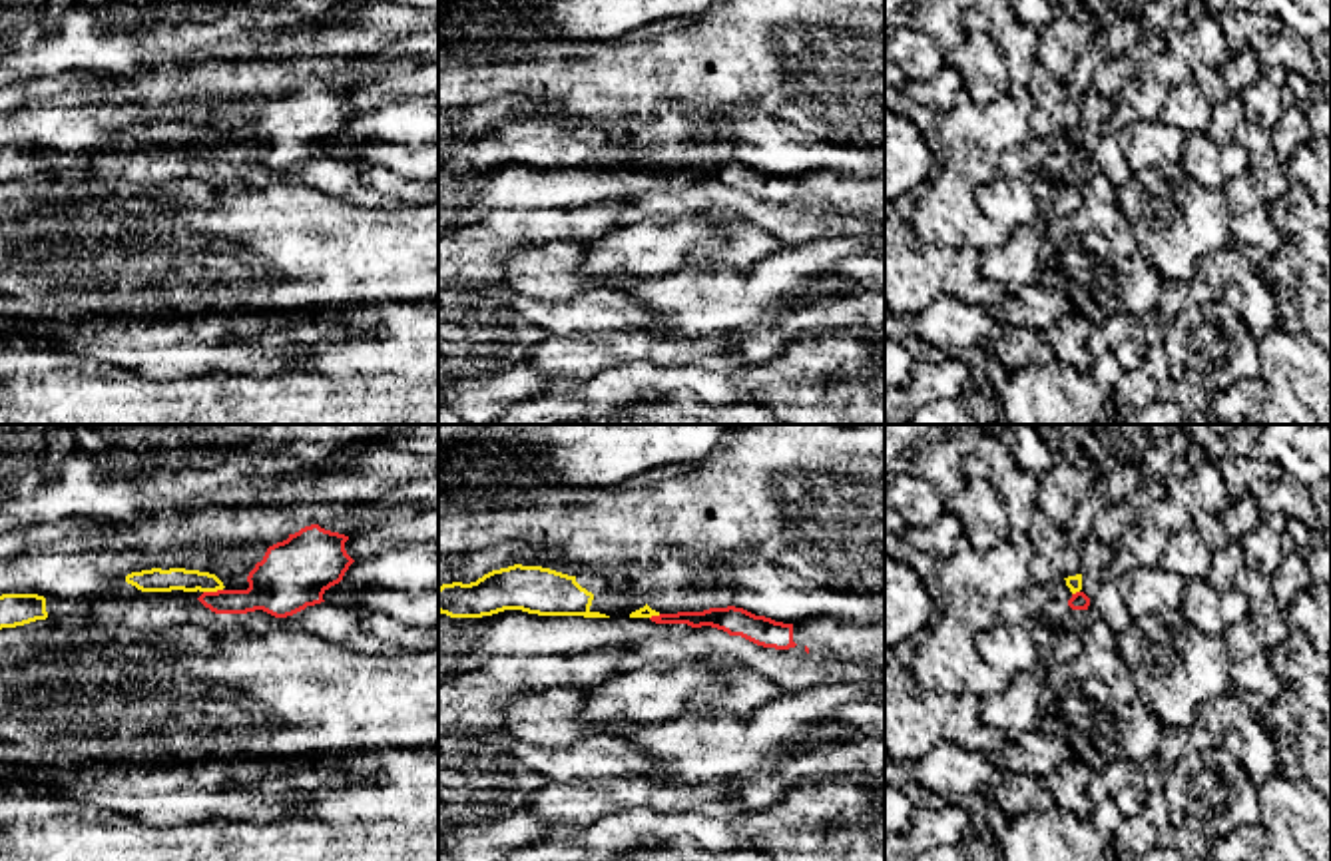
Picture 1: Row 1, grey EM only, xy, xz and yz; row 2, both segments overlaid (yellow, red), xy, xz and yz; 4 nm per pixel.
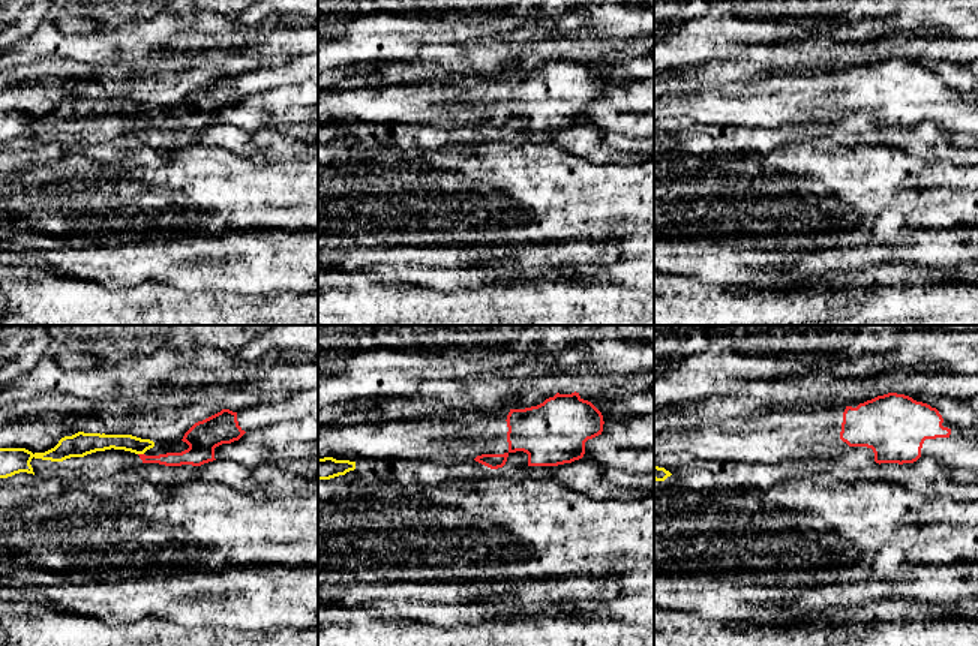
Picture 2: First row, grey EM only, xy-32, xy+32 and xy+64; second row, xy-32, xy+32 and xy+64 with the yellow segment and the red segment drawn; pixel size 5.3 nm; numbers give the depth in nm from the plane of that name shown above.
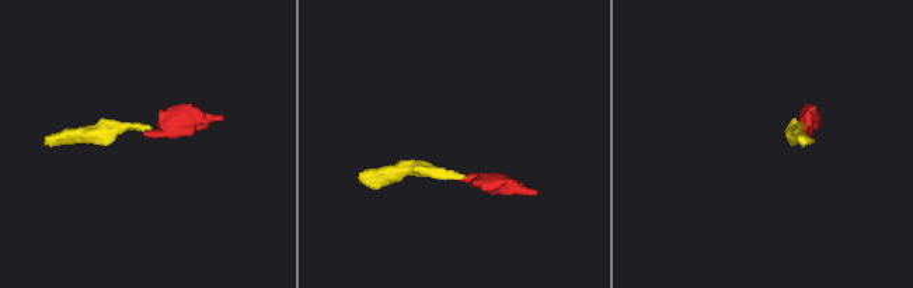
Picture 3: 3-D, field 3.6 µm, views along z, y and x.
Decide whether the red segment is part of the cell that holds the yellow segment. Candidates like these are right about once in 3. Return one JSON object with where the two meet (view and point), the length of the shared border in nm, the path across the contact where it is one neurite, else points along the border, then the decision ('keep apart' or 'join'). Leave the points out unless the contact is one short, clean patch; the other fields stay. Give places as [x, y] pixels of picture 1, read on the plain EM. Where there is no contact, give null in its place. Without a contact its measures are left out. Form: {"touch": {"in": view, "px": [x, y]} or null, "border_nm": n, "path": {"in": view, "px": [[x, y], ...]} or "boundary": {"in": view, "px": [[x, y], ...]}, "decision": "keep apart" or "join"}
{"touch": {"in": "xy", "px": [212, 144]}, "border_nm": 80, "boundary": {"in": "xy", "px": [[222, 142], [204, 146]]}, "decision": "keep apart"}

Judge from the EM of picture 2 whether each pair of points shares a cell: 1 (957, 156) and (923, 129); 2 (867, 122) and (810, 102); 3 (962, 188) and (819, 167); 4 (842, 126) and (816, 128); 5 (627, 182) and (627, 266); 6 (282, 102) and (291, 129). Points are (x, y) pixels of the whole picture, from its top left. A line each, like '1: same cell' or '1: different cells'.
1: same cell
2: different cells
3: same cell
4: same cell
5: different cells
6: different cells

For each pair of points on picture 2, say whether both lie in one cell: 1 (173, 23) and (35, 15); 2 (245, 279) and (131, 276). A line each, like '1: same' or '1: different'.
1: different
2: same

